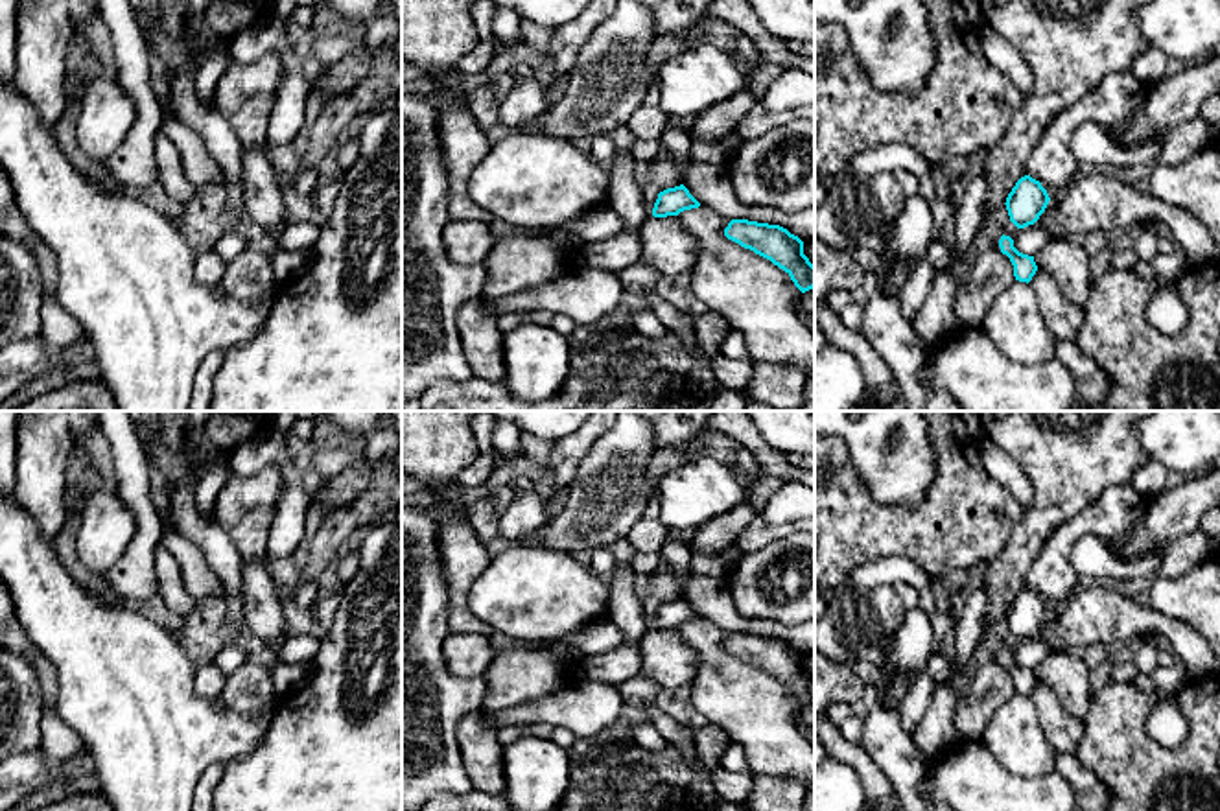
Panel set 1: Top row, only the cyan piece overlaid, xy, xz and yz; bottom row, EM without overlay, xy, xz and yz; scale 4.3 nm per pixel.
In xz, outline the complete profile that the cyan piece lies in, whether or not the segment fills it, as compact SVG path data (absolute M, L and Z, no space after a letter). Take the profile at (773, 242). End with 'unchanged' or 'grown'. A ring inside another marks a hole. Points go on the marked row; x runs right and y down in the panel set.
M732 219L724 236L783 269L805 293L815 288L815 265L804 254L804 241L780 225Z; unchanged

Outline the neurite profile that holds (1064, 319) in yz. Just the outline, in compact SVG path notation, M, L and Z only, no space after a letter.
M1038 267L1028 284L1036 293L1050 335L1056 341L1076 341L1085 321L1085 311L1063 295L1054 276L1045 269Z

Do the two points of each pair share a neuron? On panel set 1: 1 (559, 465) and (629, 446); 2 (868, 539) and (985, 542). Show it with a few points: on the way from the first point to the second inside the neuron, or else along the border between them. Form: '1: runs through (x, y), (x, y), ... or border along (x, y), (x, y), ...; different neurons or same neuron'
1: border along (609, 430), (594, 443), (577, 476), (566, 487); different neurons
2: runs through (898, 533), (955, 533); same neuron

